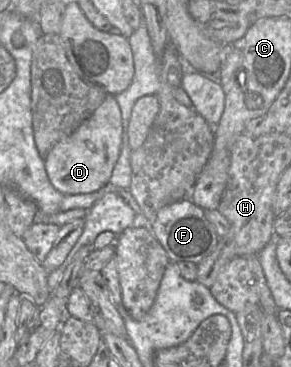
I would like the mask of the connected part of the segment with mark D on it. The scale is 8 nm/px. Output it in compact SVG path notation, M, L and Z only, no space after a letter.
M108 96L77 130L53 146L45 155L45 169L54 188L64 195L101 191L108 185L120 156L124 131L120 106L114 96Z

